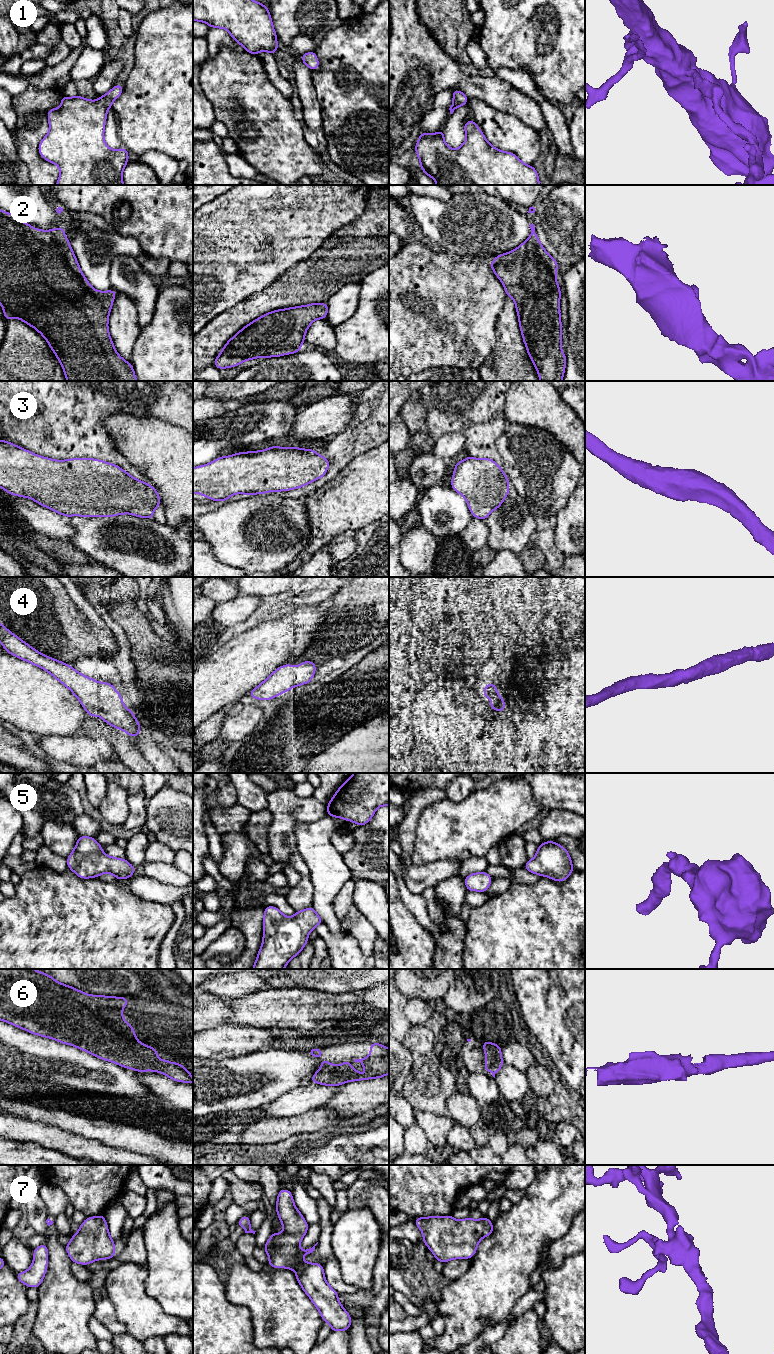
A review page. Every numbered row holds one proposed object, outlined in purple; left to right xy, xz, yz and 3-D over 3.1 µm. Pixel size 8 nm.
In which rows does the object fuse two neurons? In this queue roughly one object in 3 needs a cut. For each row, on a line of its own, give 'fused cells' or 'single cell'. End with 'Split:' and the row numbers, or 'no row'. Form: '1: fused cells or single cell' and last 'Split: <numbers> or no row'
1: single cell
2: single cell
3: single cell
4: single cell
5: single cell
6: single cell
7: single cell
Split: no row

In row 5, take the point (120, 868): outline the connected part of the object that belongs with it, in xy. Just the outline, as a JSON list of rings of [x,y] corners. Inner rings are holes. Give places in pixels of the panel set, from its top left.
[[[79,836],[72,853],[67,857],[67,867],[82,879],[97,878],[101,874],[111,873],[117,880],[129,879],[137,870],[126,859],[106,855],[102,846],[90,836]]]

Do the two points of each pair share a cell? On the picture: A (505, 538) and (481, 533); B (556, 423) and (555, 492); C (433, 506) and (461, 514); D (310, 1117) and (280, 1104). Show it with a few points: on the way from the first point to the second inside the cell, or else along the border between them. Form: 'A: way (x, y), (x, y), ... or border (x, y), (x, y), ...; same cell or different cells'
A: border (484, 520), (488, 528), (486, 543); different cells
B: border (535, 427), (552, 433), (572, 454); different cells
C: way (440, 508), (448, 509), (454, 514); same cell
D: border (321, 1107), (307, 1110), (291, 1117), (278, 1118); different cells

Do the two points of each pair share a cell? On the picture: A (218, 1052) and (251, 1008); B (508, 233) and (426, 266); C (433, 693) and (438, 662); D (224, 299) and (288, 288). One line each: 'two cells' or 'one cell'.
A: two cells
B: two cells
C: two cells
D: two cells

